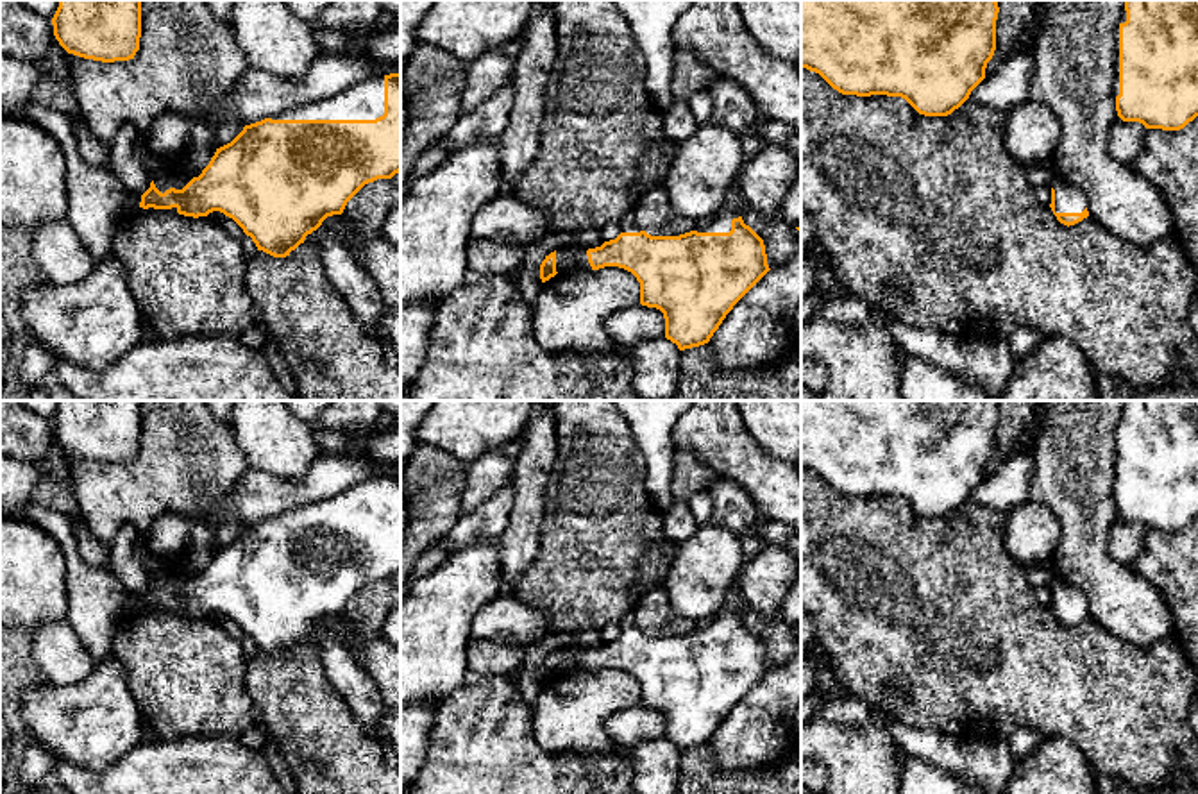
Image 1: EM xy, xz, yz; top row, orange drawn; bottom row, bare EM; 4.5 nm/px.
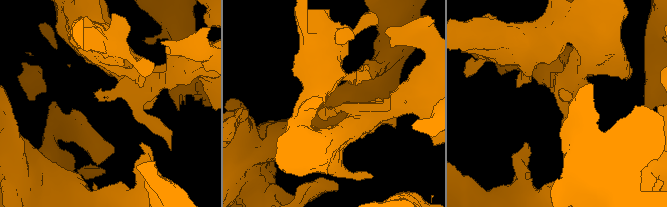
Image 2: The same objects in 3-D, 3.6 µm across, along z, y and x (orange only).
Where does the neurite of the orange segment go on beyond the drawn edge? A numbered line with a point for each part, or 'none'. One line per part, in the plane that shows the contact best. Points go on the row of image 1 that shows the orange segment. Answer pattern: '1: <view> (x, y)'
1: xy (365, 101)

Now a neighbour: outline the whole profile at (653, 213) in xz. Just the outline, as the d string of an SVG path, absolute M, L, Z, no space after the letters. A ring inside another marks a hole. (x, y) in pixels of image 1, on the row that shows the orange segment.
M662 186L644 191L633 207L635 224L651 236L679 236L696 231L701 222L679 215Z

